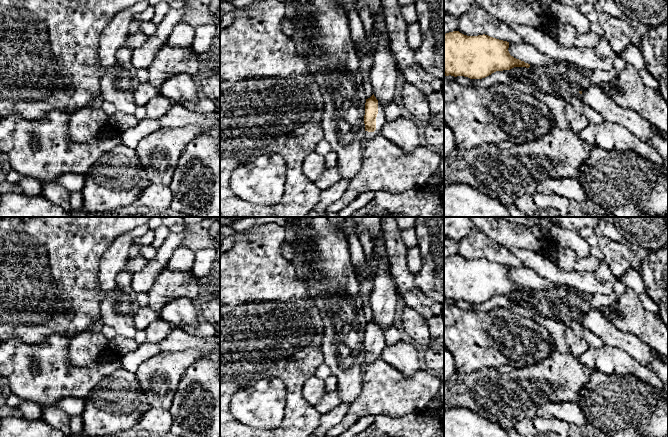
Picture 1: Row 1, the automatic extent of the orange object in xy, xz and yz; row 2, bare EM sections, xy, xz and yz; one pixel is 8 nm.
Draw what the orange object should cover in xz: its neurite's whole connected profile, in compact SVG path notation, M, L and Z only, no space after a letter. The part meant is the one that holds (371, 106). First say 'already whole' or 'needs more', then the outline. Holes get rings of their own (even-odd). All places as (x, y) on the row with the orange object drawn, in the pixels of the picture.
needs more; M374 94L366 99L365 103L365 134L363 140L372 140L378 135L381 135L381 130L384 123L384 113L381 104L378 102Z

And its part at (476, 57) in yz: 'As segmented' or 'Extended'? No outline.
As segmented

